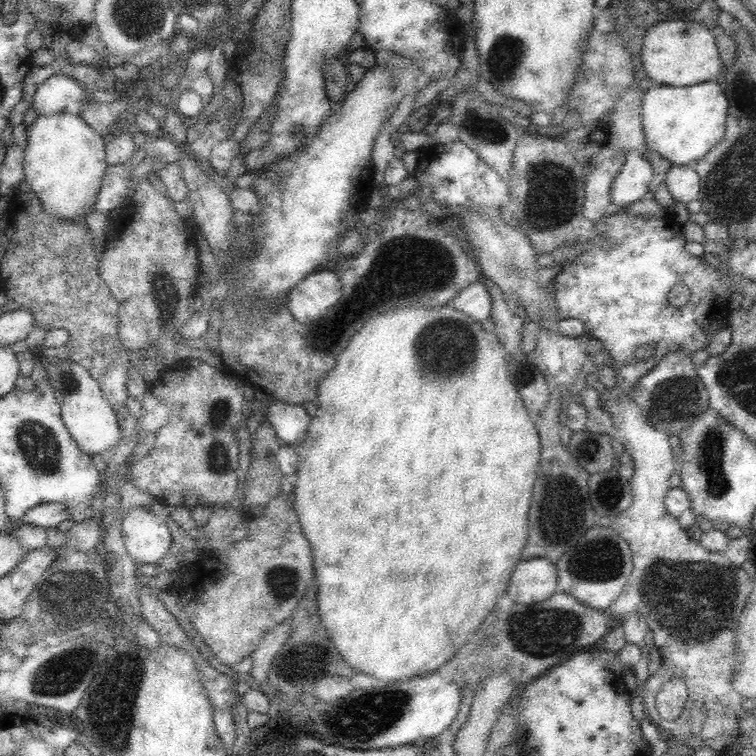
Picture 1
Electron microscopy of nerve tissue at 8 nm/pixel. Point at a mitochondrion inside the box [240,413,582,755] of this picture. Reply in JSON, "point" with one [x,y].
{"point":[385,709]}

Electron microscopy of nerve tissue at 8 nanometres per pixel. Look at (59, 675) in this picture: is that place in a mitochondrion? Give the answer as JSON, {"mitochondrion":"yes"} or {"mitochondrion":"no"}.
{"mitochondrion":"yes"}

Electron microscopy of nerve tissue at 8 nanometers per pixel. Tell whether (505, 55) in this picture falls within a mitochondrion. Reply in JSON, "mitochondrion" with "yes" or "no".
{"mitochondrion":"yes"}

